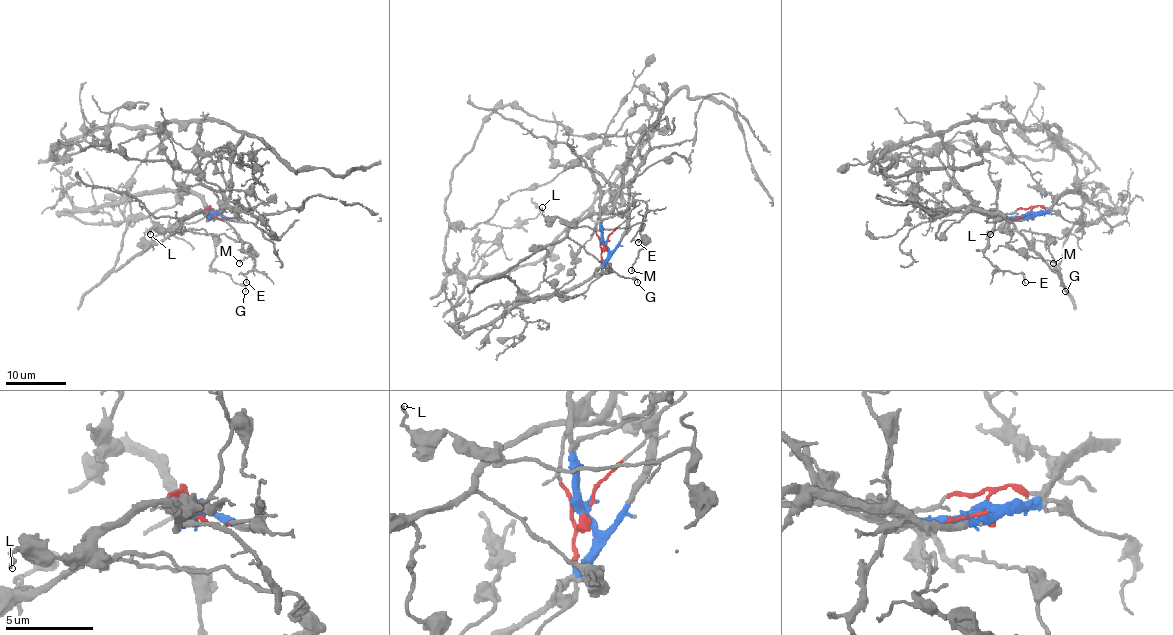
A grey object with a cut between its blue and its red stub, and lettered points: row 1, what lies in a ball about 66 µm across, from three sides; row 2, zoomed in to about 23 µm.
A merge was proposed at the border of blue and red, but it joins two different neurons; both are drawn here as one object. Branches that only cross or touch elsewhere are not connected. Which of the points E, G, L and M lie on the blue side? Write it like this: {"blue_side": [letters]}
{"blue_side": ["E", "G", "L", "M"]}

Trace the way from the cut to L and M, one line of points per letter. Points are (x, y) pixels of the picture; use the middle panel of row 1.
L: (605, 245), (599, 212), (564, 224), (558, 218), (546, 218), (542, 207)
M: (605, 245), (599, 212), (586, 215), (572, 224), (613, 230), (640, 222), (643, 248), (631, 271)

